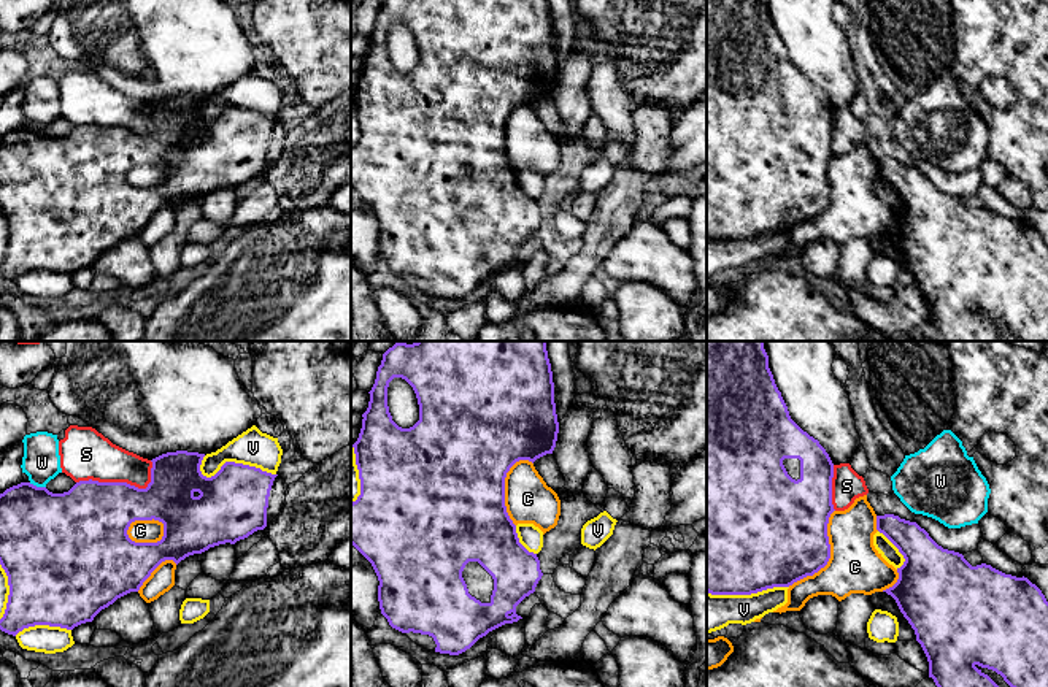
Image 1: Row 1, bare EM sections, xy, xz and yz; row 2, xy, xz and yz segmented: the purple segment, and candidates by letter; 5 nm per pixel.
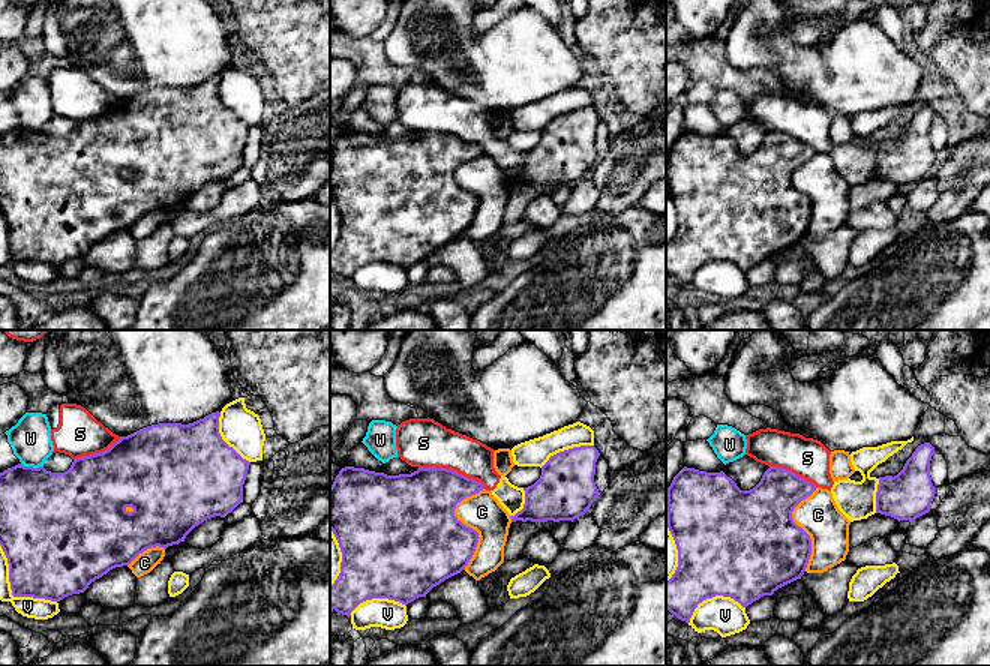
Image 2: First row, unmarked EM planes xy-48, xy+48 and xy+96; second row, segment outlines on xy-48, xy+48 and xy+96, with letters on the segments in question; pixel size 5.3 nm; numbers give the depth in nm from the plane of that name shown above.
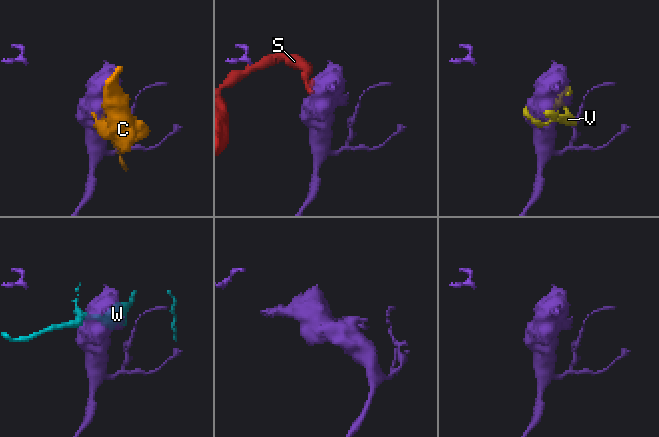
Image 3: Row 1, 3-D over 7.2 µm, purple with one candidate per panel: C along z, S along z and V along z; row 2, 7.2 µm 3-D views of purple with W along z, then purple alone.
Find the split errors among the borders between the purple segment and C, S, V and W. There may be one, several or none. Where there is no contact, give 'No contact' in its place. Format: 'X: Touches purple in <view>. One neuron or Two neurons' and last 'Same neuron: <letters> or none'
C: Touches purple in xy. Two neurons
S: Touches purple in xy. Two neurons
V: Touches purple in xy. Two neurons
W: Touches purple in xy. Two neurons
Same neuron: none

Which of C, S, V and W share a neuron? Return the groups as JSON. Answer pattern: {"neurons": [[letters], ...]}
{"neurons": [["C"], ["S", "V"], ["W"]]}

